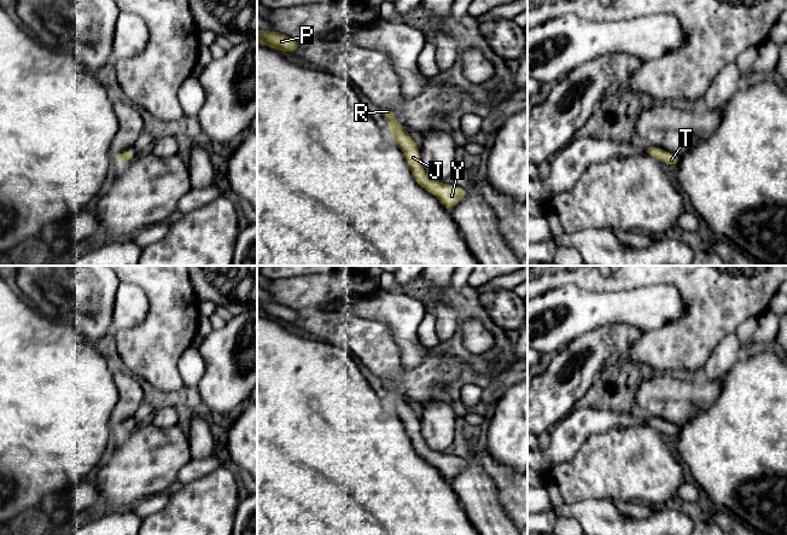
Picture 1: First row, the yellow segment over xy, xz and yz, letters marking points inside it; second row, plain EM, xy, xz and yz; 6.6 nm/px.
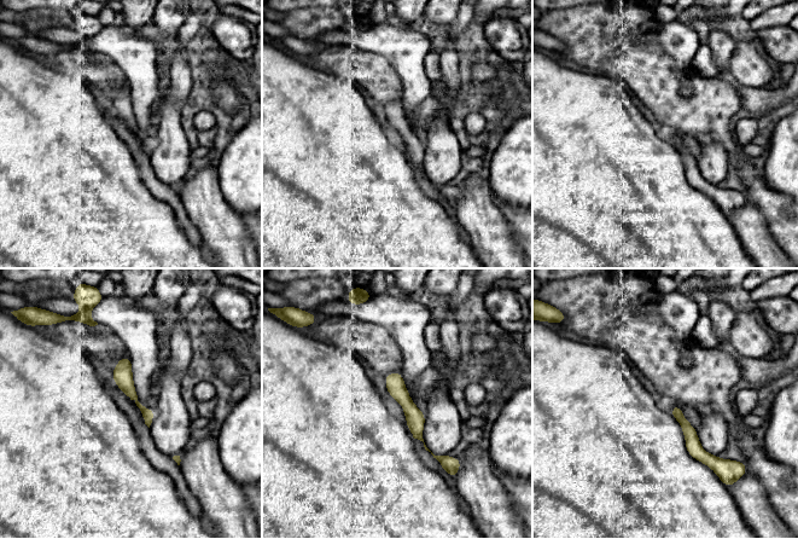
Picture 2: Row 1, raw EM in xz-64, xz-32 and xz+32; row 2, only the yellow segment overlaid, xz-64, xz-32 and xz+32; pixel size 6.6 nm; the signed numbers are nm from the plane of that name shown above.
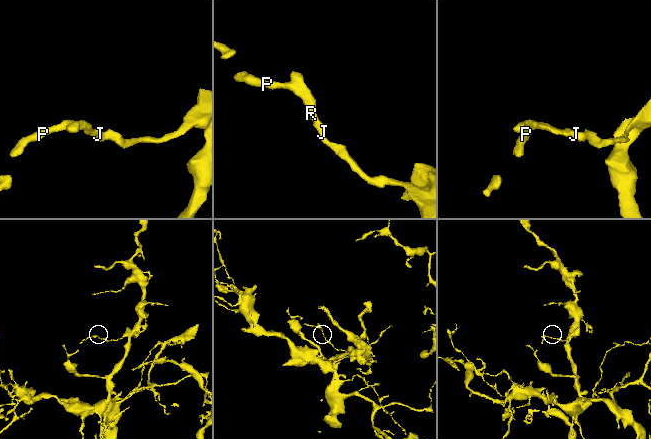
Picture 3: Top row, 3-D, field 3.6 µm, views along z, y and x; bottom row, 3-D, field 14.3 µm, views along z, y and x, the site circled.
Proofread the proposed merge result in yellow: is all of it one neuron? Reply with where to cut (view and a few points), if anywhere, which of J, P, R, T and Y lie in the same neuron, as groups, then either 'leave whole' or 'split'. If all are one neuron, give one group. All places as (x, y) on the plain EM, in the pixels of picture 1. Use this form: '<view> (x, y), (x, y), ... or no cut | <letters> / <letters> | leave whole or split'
no cut | J P R T Y | leave whole

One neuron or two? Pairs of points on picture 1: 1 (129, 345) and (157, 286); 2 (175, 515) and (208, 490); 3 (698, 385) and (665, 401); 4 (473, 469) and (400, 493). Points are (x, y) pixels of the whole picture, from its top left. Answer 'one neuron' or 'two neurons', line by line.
1: one neuron
2: one neuron
3: one neuron
4: two neurons

